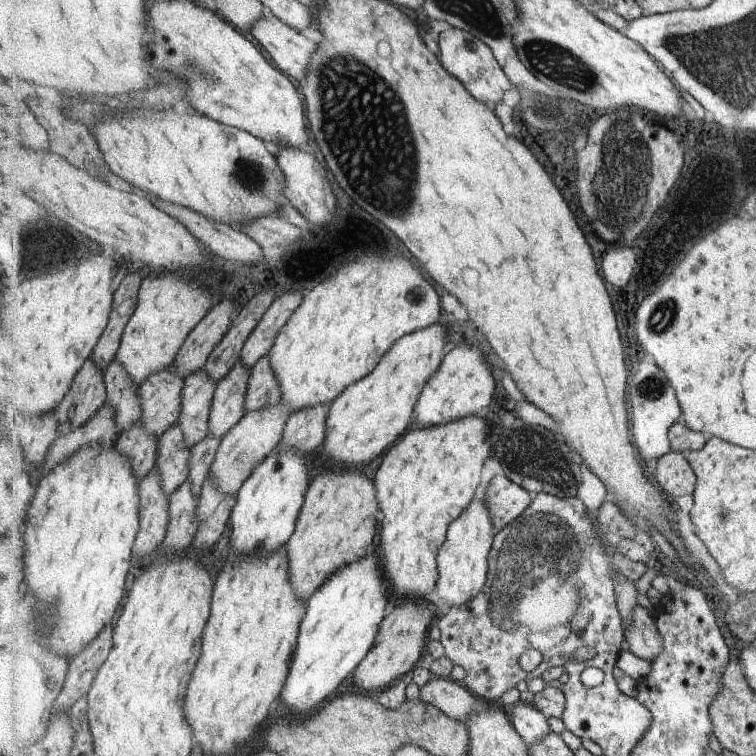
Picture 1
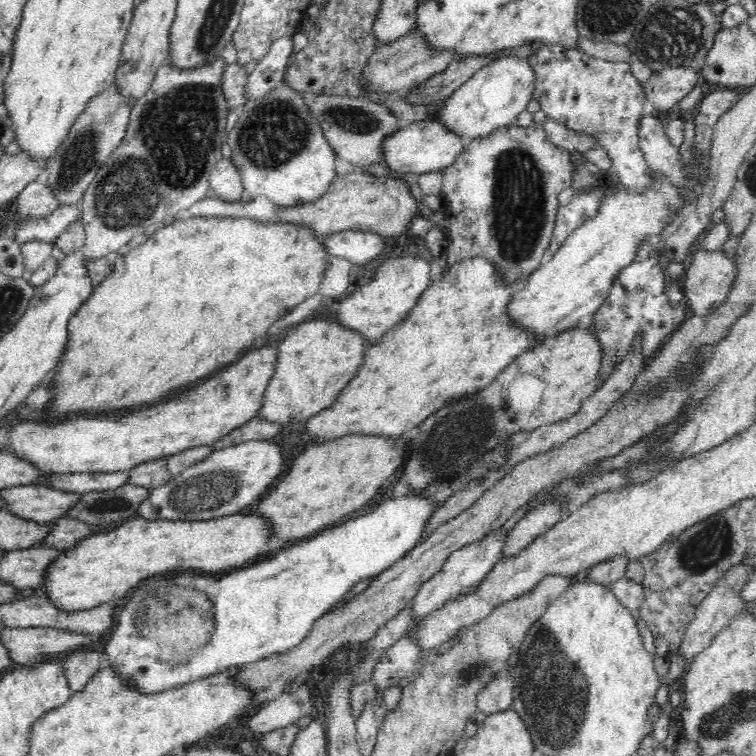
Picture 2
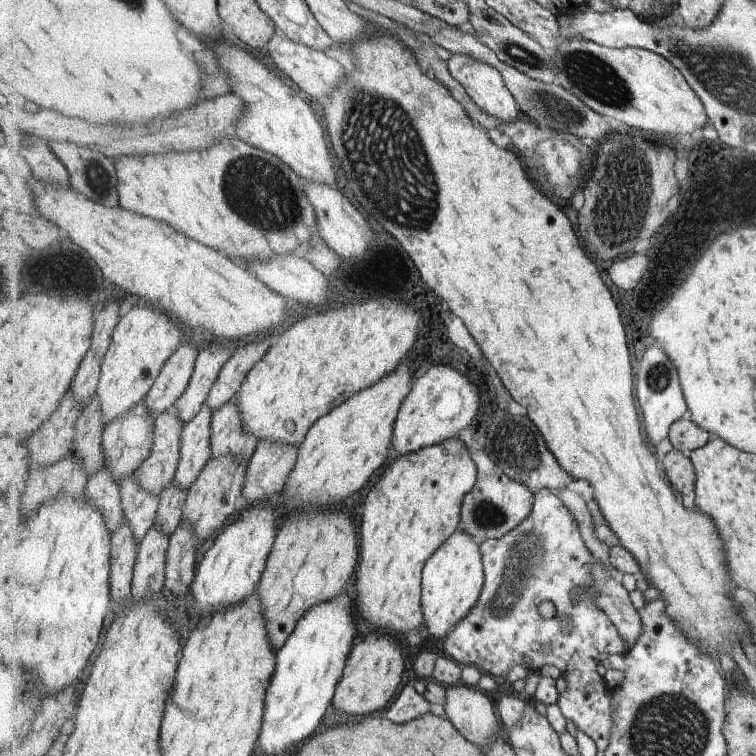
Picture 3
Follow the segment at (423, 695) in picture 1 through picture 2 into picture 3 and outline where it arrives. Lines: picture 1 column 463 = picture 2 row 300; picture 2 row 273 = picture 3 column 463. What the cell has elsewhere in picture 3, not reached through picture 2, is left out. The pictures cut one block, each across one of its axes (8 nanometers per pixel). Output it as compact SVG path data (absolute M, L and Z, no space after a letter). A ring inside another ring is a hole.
M465 684L447 688L444 711L447 718L473 744L491 746L499 736L499 718L493 710L493 697Z

